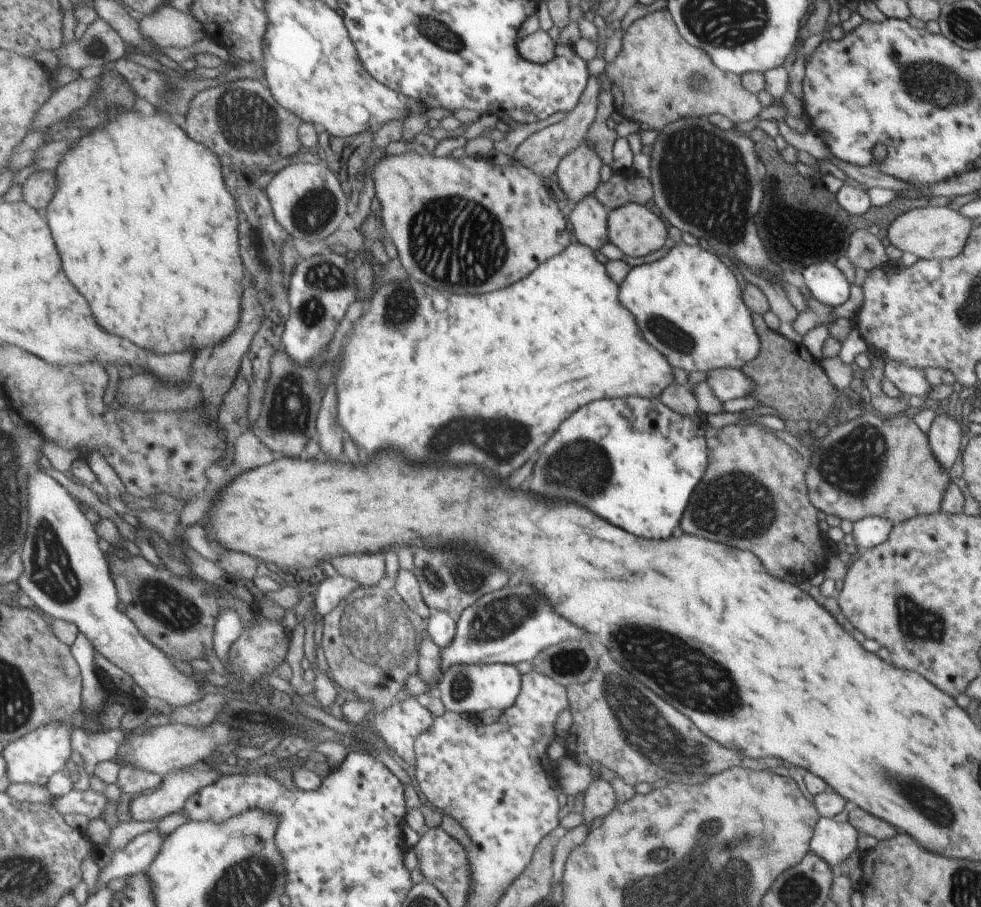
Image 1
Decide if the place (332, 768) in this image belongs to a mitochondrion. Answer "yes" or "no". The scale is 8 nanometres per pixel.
no

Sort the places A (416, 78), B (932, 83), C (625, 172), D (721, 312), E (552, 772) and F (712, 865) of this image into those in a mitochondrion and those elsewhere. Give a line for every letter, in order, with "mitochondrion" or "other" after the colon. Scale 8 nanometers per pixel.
A: other
B: mitochondrion
C: other
D: other
E: other
F: mitochondrion

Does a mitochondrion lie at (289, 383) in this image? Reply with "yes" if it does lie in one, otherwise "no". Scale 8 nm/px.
yes

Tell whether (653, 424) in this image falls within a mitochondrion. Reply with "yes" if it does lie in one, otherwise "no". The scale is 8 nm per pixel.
no

